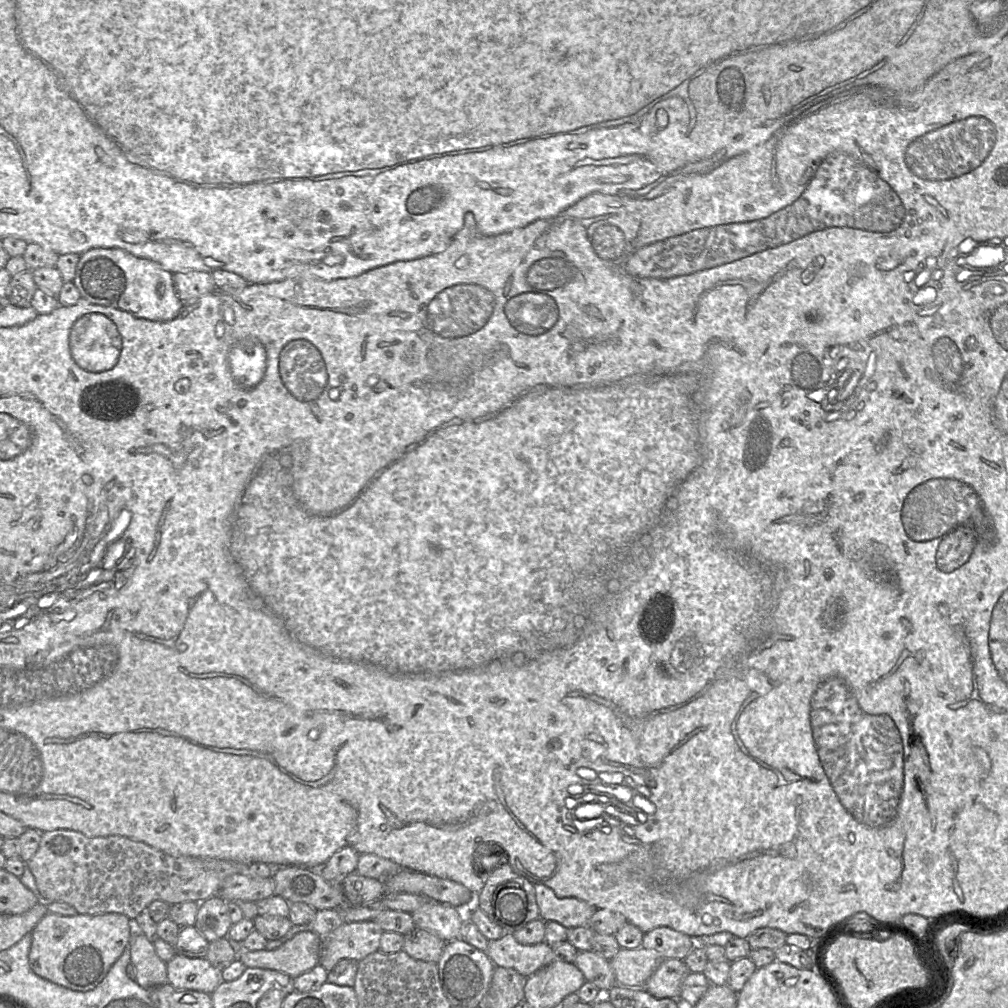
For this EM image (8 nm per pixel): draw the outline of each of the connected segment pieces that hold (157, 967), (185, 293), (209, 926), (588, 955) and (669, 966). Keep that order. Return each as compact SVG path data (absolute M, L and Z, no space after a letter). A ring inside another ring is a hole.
M135 929L129 941L131 964L135 967L135 981L144 989L168 982L166 963L154 949L152 940Z
M187 271L173 274L174 285L180 300L193 303L216 288L211 272Z
M215 895L199 903L194 927L209 943L227 937L232 926L227 902Z
M579 951L574 964L583 973L585 980L593 983L601 992L607 992L616 979L609 960L593 951Z
M664 959L641 989L656 998L679 999L682 983L689 973L683 960Z

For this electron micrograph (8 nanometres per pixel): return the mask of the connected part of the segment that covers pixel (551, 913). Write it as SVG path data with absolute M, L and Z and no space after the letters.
M535 884L540 917L545 922L555 921L564 927L588 926L595 913L594 906L575 897L559 897L544 884Z

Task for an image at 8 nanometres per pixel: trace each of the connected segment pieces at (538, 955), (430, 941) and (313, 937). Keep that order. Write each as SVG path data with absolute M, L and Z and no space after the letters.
M505 933L497 940L488 942L485 953L494 966L511 968L529 977L556 960L546 942L524 945L516 941L512 933Z
M416 928L404 935L403 950L411 957L437 963L446 942L436 934Z
M313 931L299 932L274 950L242 949L237 959L246 967L280 971L295 978L319 964L321 937Z

